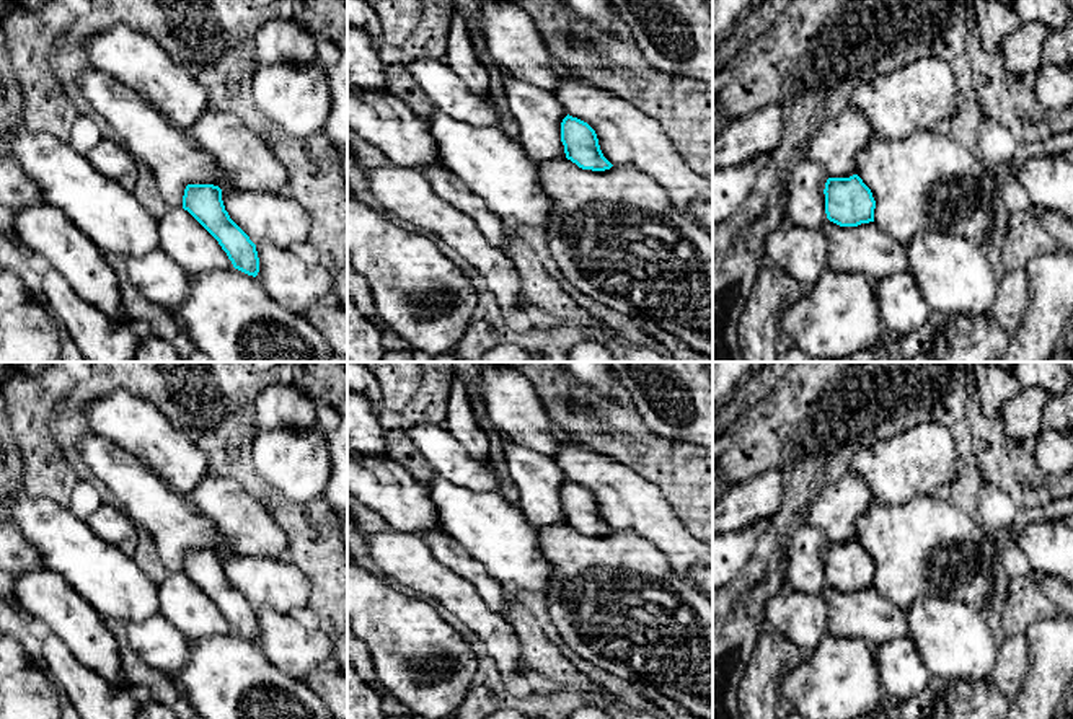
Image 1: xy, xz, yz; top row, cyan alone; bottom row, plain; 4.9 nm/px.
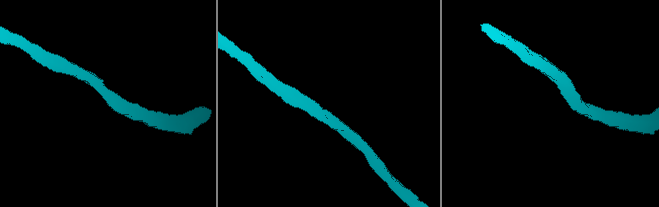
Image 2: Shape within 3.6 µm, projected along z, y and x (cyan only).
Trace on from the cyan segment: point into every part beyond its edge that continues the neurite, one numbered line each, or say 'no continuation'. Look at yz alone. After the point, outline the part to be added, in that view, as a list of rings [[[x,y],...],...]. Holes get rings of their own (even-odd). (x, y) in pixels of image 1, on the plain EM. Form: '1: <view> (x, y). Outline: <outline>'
1: yz (928, 546). Outline: [[[920,494],[902,505],[874,501],[856,520],[856,540],[876,566],[874,589],[902,611],[920,597],[956,600],[982,611],[993,600],[990,554],[1000,535],[983,530],[980,522],[952,502]]]

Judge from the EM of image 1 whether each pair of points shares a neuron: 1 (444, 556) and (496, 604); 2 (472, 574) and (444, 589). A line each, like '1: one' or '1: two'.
1: one
2: two

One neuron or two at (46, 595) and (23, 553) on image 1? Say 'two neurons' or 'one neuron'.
one neuron

